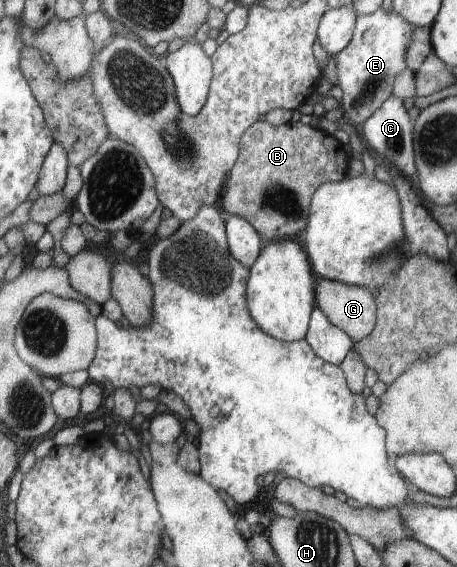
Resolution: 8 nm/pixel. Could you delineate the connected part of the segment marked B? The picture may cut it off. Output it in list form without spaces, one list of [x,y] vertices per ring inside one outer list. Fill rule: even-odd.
[[[261,119],[240,139],[239,161],[232,167],[219,207],[230,213],[230,216],[238,215],[250,221],[264,239],[299,236],[308,227],[312,197],[315,197],[320,185],[347,178],[349,164],[350,159],[348,153],[344,151],[344,144],[336,137],[332,137],[332,134],[310,125],[302,125],[300,121],[290,121],[275,127]]]

